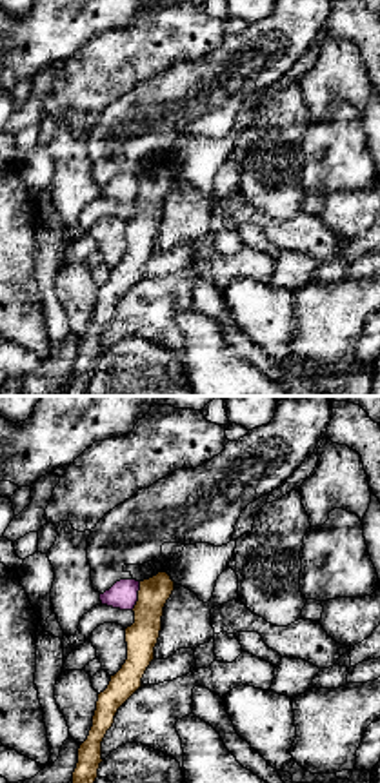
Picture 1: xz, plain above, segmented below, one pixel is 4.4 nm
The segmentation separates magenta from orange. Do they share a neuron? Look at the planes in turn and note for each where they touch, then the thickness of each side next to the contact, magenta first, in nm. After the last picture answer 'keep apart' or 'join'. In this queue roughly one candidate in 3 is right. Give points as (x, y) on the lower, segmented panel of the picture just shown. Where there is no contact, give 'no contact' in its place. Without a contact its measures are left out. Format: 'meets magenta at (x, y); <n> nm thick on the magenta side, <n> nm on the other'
meets magenta at (137, 596); 130 nm thick on the magenta side, 140 nm on the other

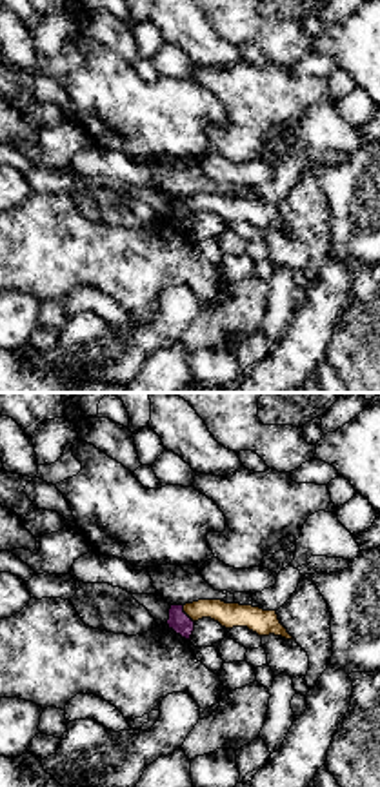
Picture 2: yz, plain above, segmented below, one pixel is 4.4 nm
meets magenta at (186, 615); 90 nm thick on the magenta side, 110 nm on the other

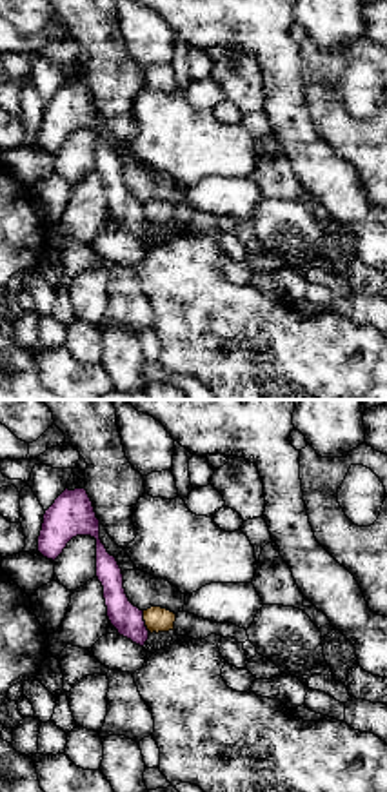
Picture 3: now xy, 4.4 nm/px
meets magenta at (144, 622); 140 nm thick on the magenta side, 110 nm on the other

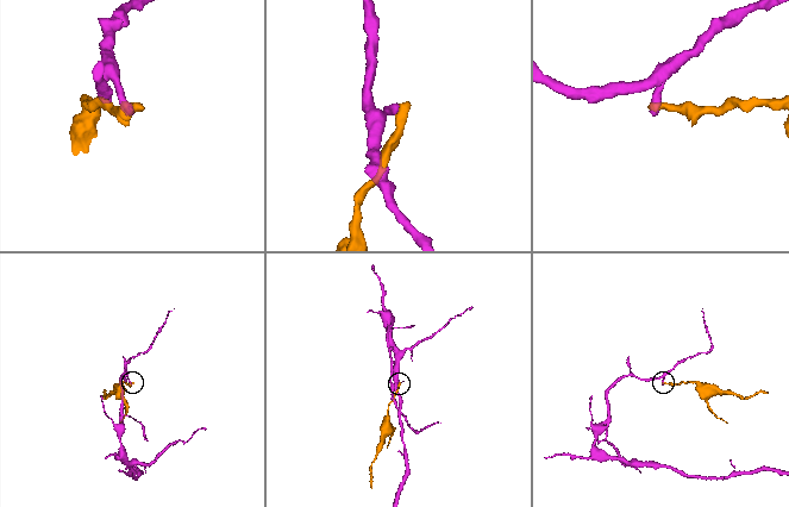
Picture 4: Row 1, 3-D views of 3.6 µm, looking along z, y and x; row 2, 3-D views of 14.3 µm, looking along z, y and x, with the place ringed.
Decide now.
keep apart

